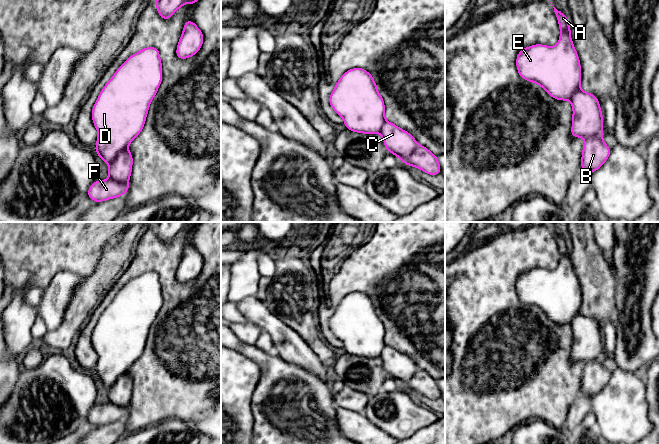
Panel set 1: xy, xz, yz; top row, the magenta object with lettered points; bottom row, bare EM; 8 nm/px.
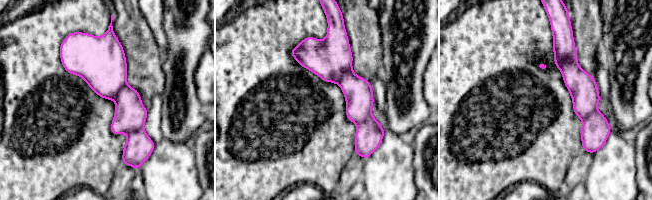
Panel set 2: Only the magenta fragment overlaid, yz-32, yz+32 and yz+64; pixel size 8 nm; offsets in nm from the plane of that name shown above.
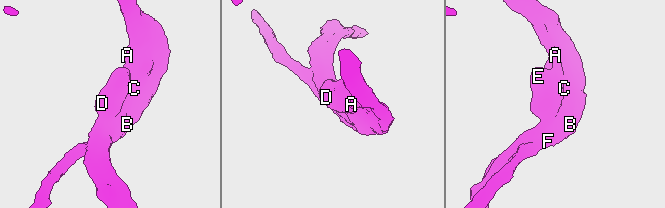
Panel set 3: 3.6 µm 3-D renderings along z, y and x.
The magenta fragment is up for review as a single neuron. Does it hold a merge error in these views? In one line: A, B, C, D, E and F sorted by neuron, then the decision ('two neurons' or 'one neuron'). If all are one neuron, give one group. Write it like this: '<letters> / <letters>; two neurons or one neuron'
A B C D E F; one neuron

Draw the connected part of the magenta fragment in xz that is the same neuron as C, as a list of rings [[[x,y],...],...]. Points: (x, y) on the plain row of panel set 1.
[[[355,291],[346,295],[329,319],[329,328],[335,337],[343,342],[346,353],[364,358],[379,357],[387,375],[396,379],[402,387],[419,392],[429,399],[441,398],[441,390],[437,379],[420,369],[406,354],[385,343],[384,324],[379,318],[373,300],[365,293]]]

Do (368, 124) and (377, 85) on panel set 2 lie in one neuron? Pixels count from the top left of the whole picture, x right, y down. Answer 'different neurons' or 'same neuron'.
different neurons

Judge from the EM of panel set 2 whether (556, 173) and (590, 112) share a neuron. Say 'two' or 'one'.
two

